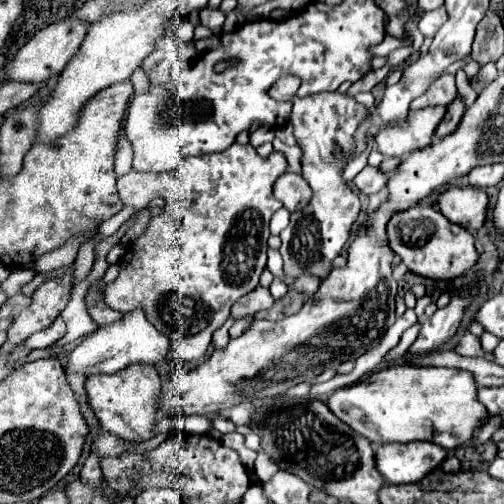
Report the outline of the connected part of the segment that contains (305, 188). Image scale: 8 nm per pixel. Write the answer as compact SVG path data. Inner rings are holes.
M285 172L275 182L275 198L289 212L297 212L297 208L303 208L309 202L309 196L311 196L311 188L309 188L307 180L299 174Z

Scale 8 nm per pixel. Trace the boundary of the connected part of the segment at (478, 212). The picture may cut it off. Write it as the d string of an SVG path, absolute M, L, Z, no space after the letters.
M471 186L449 188L439 194L437 204L441 214L453 224L463 226L471 234L477 234L477 230L485 224L487 218L489 196L485 190L477 190Z

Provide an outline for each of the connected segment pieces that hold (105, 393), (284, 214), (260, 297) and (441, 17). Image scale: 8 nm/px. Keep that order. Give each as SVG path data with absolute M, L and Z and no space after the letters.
M131 364L129 368L115 374L87 376L85 390L101 426L111 434L117 434L119 438L129 442L143 442L155 436L155 404L157 394L161 394L161 380L151 364Z
M281 208L279 212L275 212L273 218L271 218L271 234L279 236L281 230L287 228L287 224L289 224L289 216L291 216L291 214L289 214L285 208Z
M257 286L255 290L251 290L249 294L241 296L233 308L231 308L231 316L233 318L243 318L247 314L255 314L259 310L265 310L265 308L271 308L273 306L273 296L269 292L269 288L263 288L263 286Z
M437 8L437 10L429 10L429 12L423 12L421 20L419 20L419 30L423 36L429 36L433 38L437 28L441 28L441 24L447 20L447 12L445 8Z

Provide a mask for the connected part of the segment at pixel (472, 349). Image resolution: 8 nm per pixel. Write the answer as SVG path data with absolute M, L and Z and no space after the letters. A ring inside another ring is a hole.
M463 334L461 340L453 346L453 352L457 352L459 356L481 356L481 358L493 360L491 354L483 354L481 344L479 344L479 338L473 336L473 334Z

